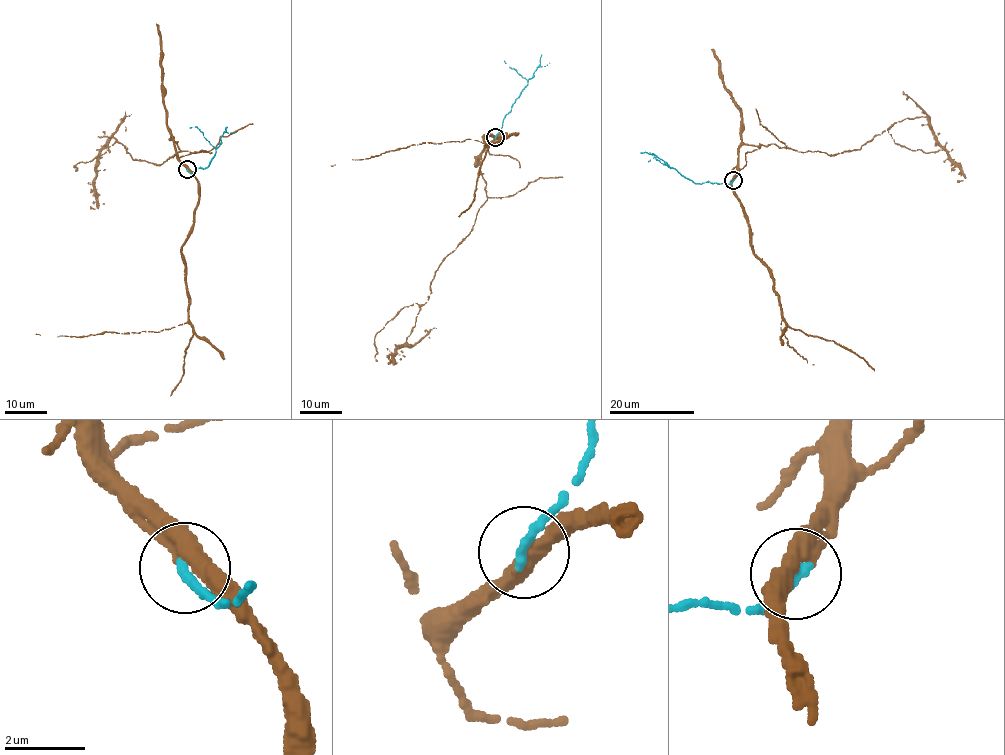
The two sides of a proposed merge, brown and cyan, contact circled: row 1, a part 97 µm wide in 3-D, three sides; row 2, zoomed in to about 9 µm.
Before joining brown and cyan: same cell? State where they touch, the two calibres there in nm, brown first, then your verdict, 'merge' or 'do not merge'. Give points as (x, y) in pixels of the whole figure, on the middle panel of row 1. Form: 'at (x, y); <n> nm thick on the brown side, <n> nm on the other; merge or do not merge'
at (495, 137); 400 nm thick on the brown side, 320 nm on the other; merge

